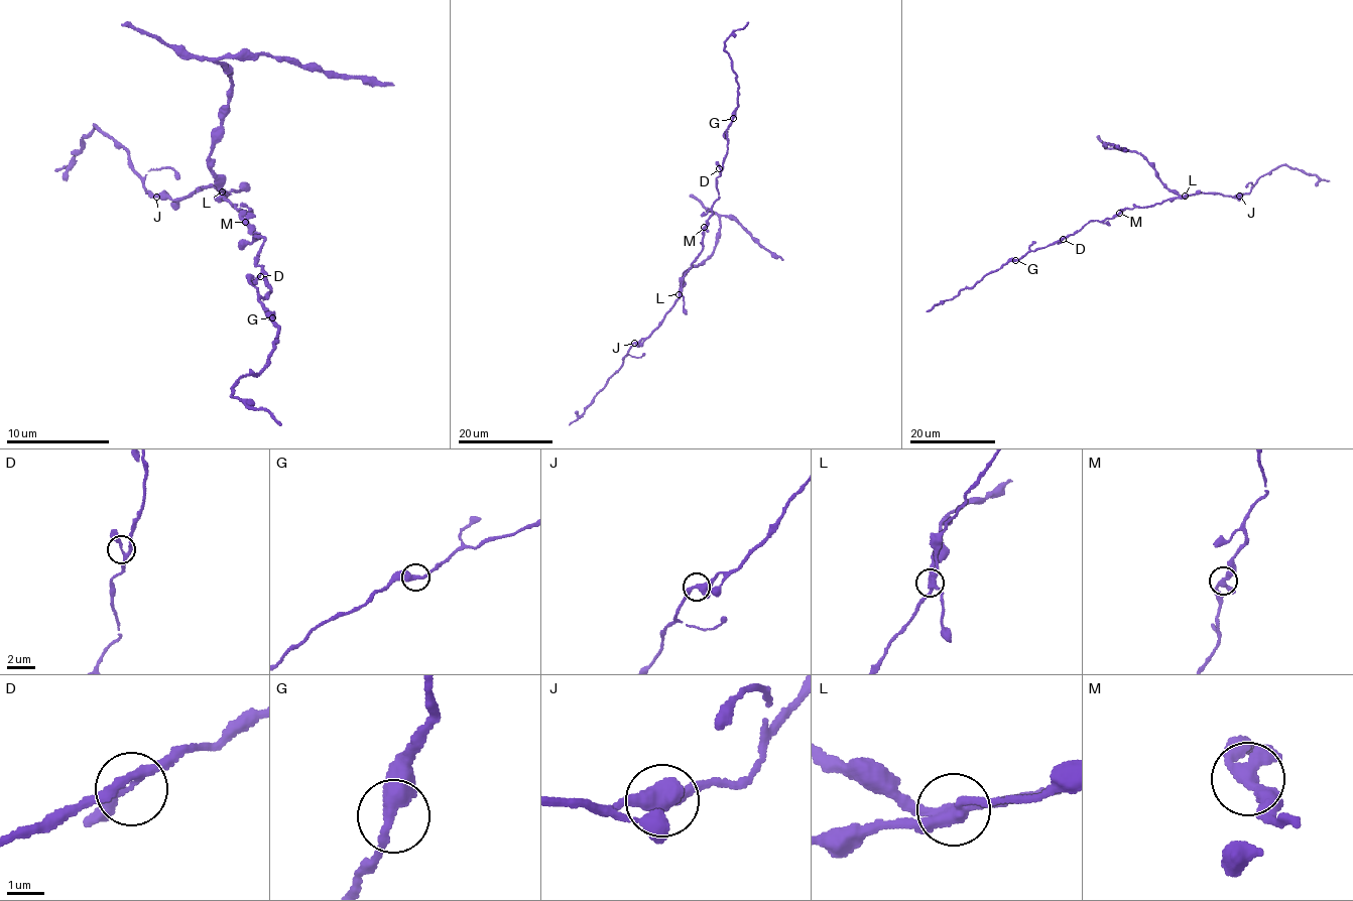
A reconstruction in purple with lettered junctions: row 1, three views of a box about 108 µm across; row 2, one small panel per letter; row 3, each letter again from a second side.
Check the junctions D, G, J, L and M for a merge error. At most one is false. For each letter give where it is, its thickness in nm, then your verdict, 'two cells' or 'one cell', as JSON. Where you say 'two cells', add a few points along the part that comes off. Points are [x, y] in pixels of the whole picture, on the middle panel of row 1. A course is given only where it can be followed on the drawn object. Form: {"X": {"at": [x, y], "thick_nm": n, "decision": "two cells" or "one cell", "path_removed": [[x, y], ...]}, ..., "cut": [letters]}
{"D": {"at": [719, 168], "thick_nm": 200, "decision": "one cell"}, "G": {"at": [733, 118], "thick_nm": 400, "decision": "one cell"}, "J": {"at": [634, 343], "thick_nm": 400, "decision": "one cell"}, "L": {"at": [679, 294], "thick_nm": 320, "decision": "two cells", "path_removed": [[680, 294], [685, 272], [713, 251], [721, 216], [732, 215], [763, 247], [783, 260]]}, "M": {"at": [704, 227], "thick_nm": 300, "decision": "one cell"}, "cut": ["L"]}

